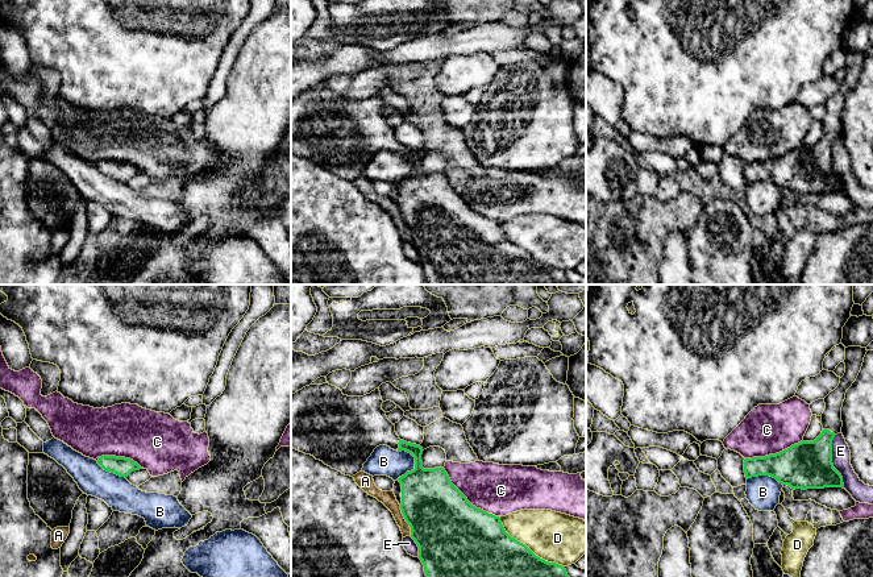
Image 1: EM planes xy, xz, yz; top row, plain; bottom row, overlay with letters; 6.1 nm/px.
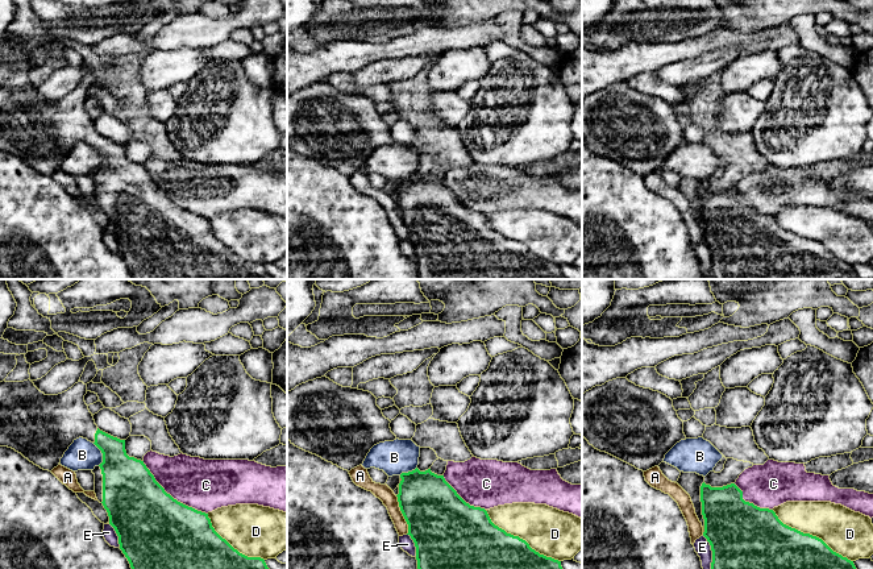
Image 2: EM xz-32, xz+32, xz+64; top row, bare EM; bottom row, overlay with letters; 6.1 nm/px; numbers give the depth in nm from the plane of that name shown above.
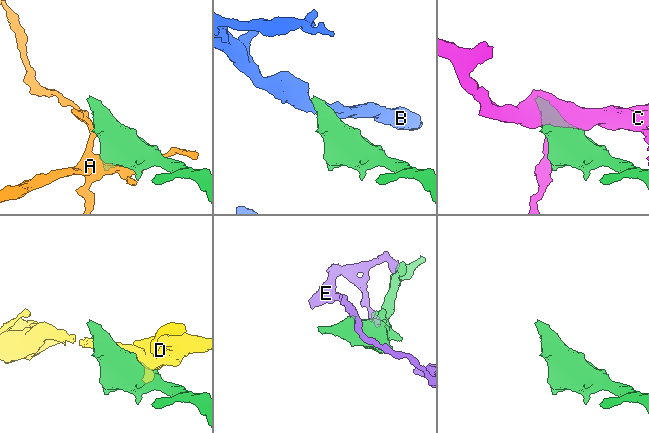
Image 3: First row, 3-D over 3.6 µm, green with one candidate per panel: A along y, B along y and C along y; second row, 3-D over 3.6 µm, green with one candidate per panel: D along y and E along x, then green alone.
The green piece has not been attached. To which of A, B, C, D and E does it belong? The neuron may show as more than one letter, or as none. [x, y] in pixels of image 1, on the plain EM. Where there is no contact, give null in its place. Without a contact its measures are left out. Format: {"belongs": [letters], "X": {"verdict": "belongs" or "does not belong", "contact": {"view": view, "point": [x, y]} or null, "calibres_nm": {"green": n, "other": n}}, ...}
{"belongs": [], "A": {"verdict": "does not belong", "contact": {"view": "xz", "point": [406, 225]}, "calibres_nm": {"green": 420, "other": 90}}, "B": {"verdict": "does not belong", "contact": {"view": "xz", "point": [415, 171]}, "calibres_nm": {"green": 360, "other": 180}}, "C": {"verdict": "does not belong", "contact": {"view": "xz", "point": [466, 204]}, "calibres_nm": {"green": 460, "other": 300}}, "D": {"verdict": "does not belong", "contact": {"view": "xz", "point": [527, 252]}, "calibres_nm": {"green": 500, "other": 300}}, "E": {"verdict": "does not belong", "contact": {"view": "yz", "point": [831, 166]}, "calibres_nm": {"green": 280, "other": 110}}}

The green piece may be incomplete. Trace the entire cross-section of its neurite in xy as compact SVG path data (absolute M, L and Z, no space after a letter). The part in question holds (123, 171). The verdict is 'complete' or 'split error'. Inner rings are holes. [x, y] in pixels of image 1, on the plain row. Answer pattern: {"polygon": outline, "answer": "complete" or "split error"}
{"polygon": "M101 161L97 169L107 177L115 178L120 182L128 182L133 175L142 174L137 167L125 162Z", "answer": "complete"}

